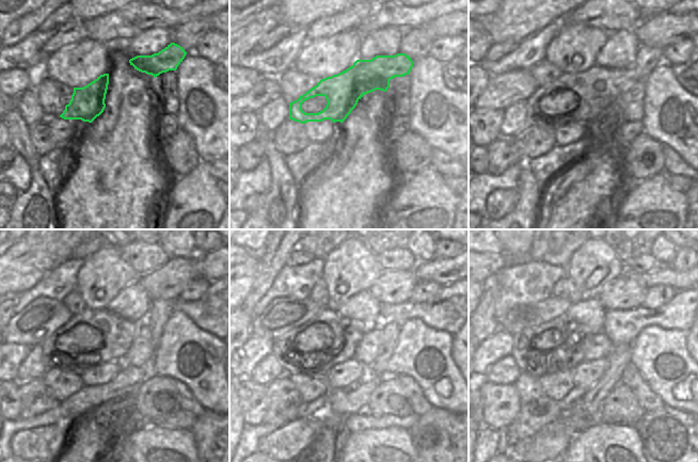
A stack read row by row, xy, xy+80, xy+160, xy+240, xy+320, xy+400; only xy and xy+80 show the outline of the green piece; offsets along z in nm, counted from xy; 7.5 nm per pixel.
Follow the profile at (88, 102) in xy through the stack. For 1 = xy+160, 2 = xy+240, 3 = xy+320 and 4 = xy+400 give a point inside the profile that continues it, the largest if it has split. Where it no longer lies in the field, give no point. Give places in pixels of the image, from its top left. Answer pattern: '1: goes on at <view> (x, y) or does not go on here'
1: goes on at xy+160 (598, 89)
2: goes on at xy+240 (119, 333)
3: goes on at xy+320 (351, 337)
4: goes on at xy+400 (566, 356)

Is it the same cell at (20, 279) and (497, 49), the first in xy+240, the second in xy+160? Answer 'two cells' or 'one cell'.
two cells

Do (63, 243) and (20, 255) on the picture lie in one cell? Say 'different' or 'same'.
same

